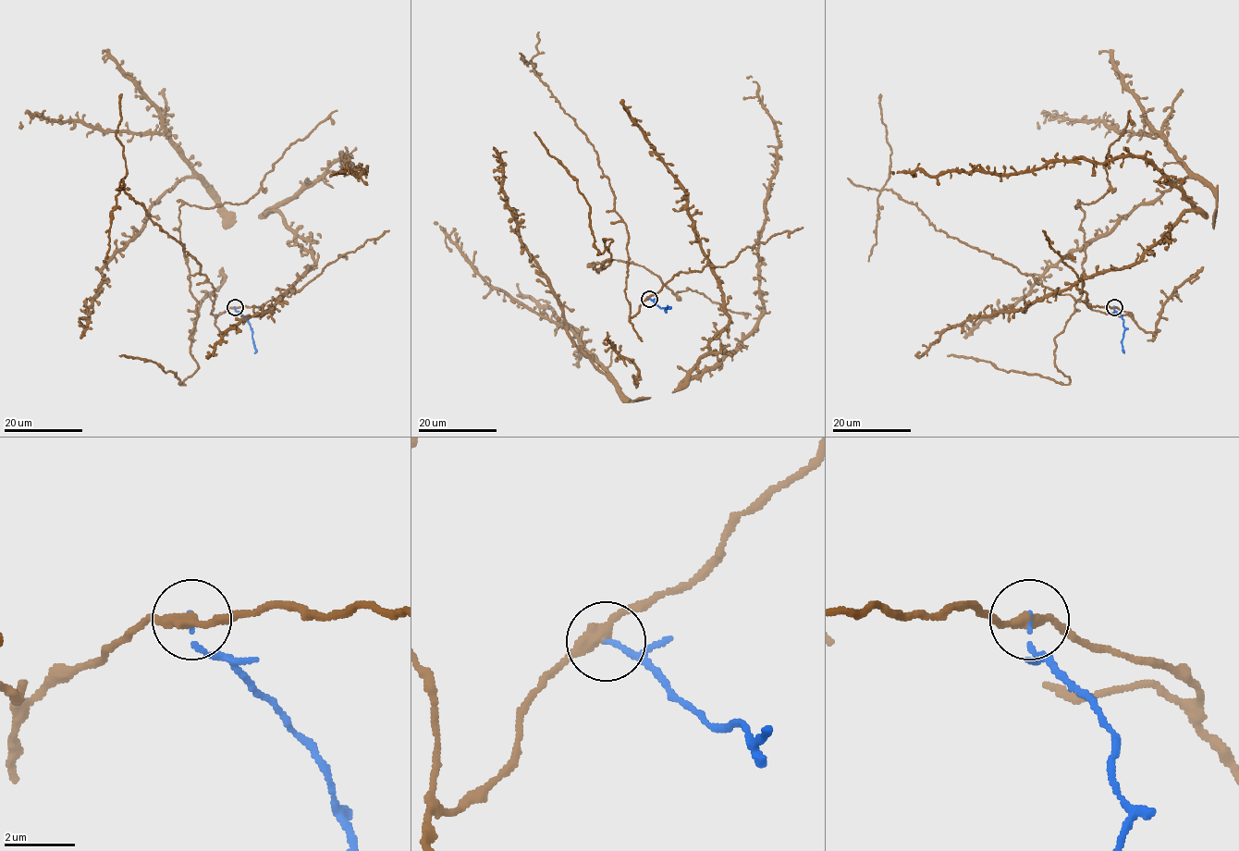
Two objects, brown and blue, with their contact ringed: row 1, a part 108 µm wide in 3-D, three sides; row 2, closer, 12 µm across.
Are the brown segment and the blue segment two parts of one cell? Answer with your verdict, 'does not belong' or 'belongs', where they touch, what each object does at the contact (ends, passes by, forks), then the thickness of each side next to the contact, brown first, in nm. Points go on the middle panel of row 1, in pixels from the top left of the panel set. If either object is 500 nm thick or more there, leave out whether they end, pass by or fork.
does not belong; at (649, 299); brown passes by; blue ends there; 340 nm thick on the brown side, 110 nm on the other

